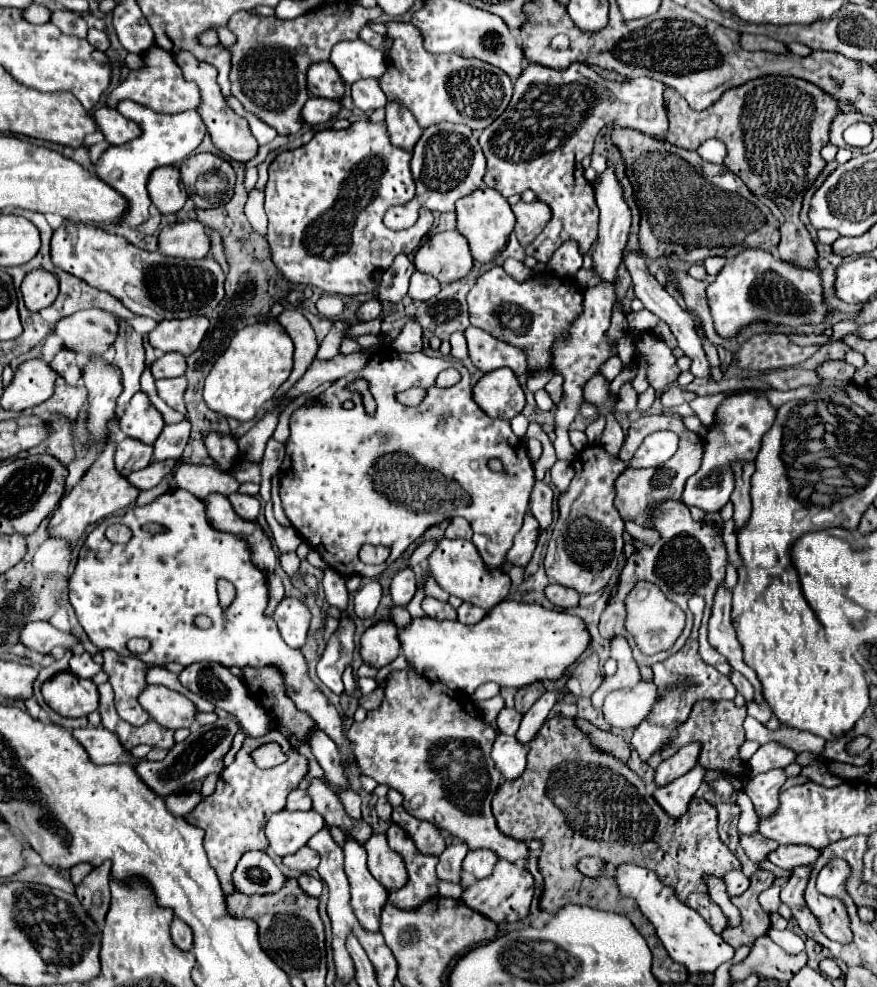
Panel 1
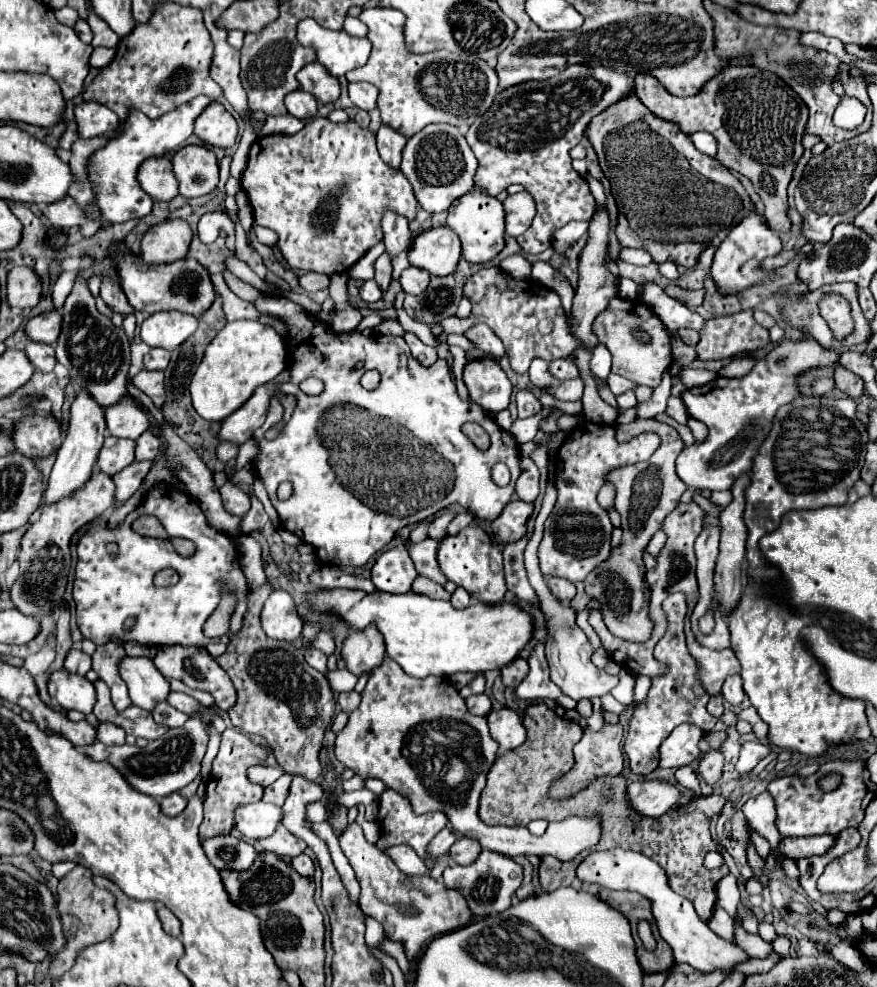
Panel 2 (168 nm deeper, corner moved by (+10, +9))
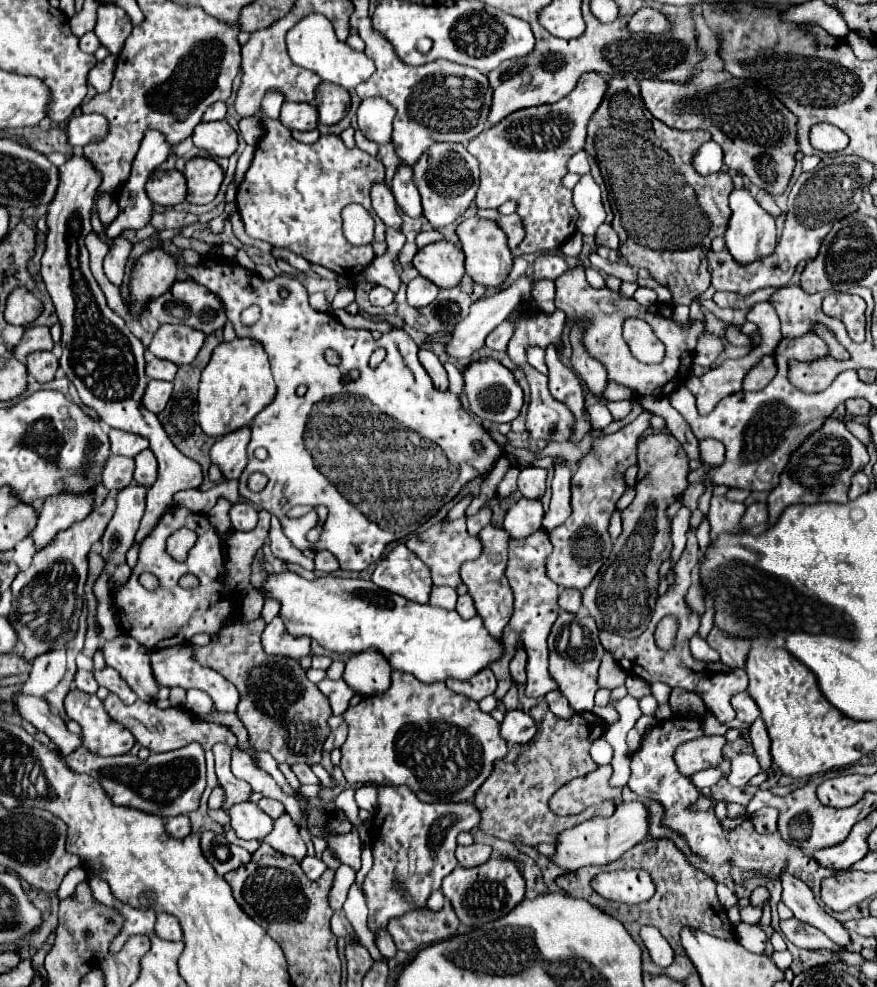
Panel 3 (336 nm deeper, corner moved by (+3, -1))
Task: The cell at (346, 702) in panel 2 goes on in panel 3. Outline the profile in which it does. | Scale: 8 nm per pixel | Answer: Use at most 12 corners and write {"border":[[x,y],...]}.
{"border":[[330,717],[332,733],[324,743],[326,751],[346,741],[344,717]]}

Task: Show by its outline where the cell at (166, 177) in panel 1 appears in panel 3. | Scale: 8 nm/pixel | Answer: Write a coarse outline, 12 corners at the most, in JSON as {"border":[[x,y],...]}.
{"border":[[154,171],[146,193],[154,205],[174,207],[186,199],[180,171]]}

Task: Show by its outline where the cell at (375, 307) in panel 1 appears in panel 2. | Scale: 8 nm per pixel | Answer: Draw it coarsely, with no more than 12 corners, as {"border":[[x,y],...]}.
{"border":[[375,279],[361,285],[361,299],[375,303],[381,299],[381,289]]}

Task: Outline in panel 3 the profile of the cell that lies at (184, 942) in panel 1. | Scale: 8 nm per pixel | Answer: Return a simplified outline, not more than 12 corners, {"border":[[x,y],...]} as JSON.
{"border":[[158,913],[156,933],[166,941],[184,939],[178,919]]}

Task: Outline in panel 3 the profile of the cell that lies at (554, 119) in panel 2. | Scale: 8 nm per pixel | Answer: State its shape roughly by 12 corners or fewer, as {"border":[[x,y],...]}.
{"border":[[608,81],[514,111],[470,141],[476,207],[518,201],[522,253],[580,215],[562,185]]}

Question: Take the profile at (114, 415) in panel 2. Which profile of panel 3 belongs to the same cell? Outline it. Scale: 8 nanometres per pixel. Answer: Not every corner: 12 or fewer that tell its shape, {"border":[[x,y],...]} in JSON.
{"border":[[110,429],[114,455],[136,457],[148,447],[146,437]]}

